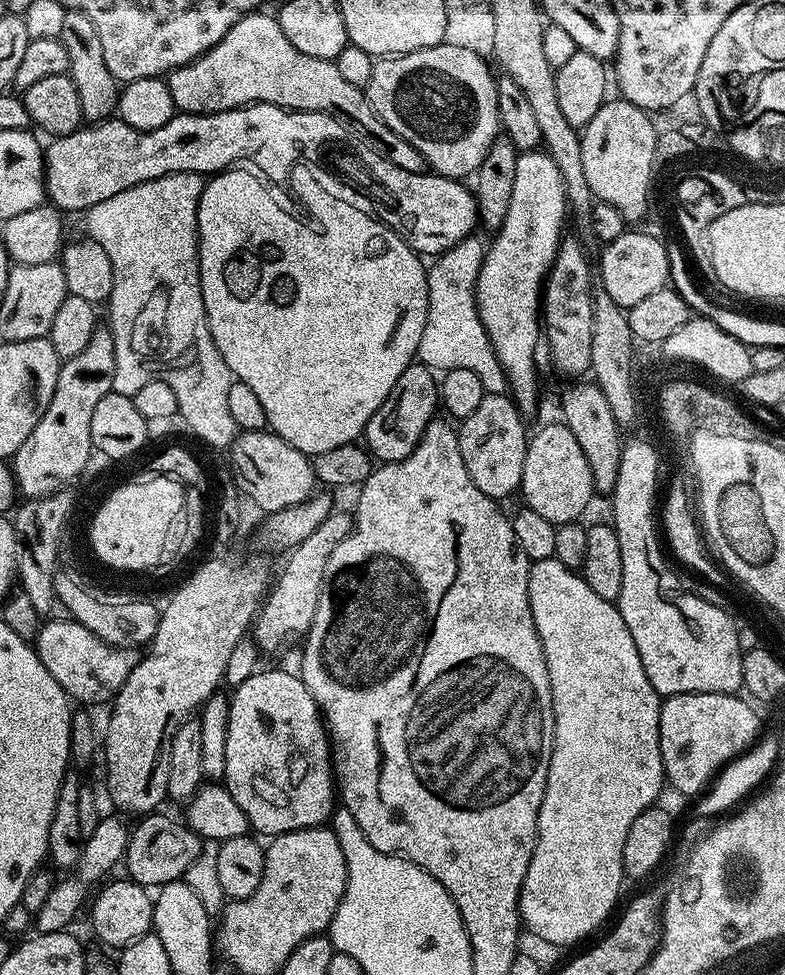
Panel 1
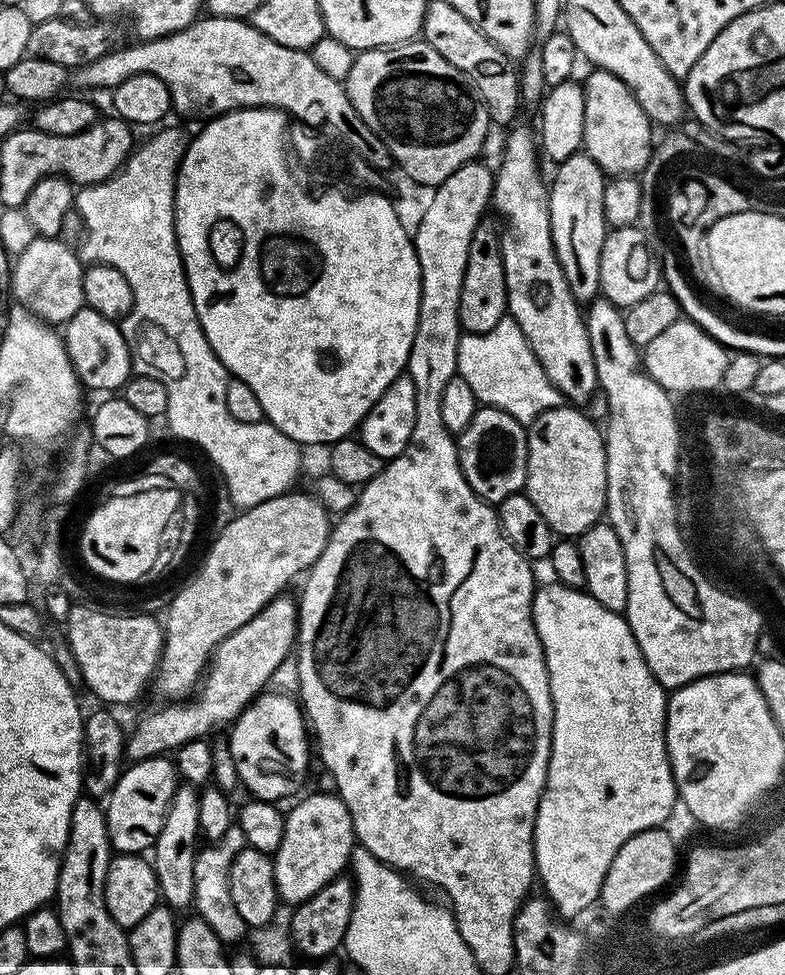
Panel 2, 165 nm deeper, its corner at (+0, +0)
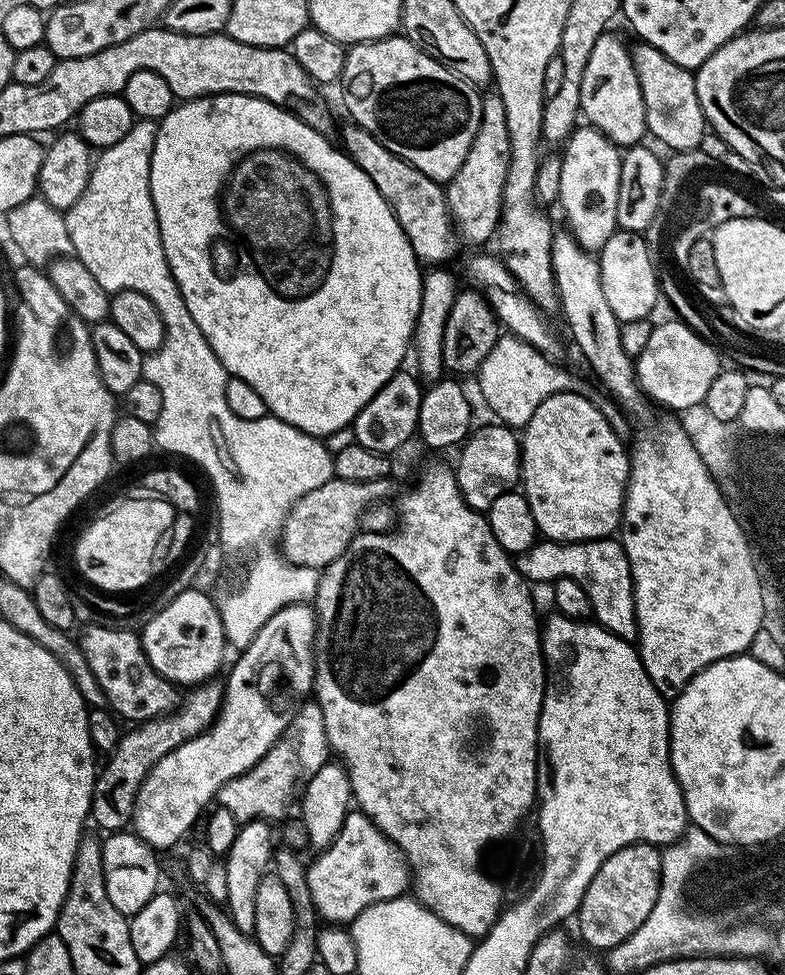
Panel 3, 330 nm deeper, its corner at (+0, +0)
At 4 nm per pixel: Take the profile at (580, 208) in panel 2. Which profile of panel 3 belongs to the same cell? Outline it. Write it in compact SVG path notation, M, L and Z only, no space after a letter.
M591 126L577 127L562 148L558 204L564 207L564 216L568 219L567 231L593 254L599 253L600 247L618 231L616 211L621 155L621 149L610 142L610 138Z

